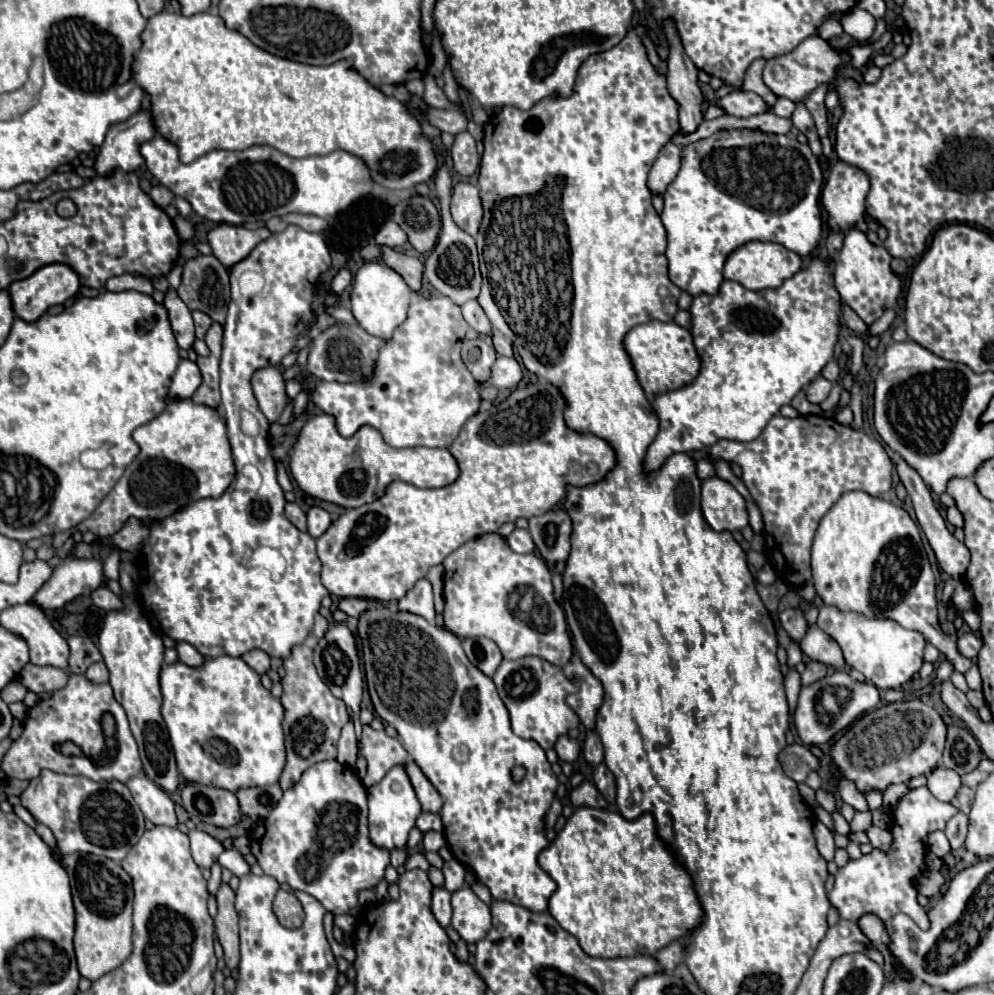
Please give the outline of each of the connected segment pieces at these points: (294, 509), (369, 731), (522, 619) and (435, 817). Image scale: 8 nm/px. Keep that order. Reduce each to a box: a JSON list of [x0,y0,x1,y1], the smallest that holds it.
[[286,503,306,531],[362,727,408,787],[444,533,572,667],[416,813,442,831]]

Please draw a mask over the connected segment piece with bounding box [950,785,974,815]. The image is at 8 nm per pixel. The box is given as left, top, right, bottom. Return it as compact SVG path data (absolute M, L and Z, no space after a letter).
M962 785L962 787L960 787L960 791L956 793L956 797L954 797L950 803L952 803L958 811L962 811L962 813L966 813L966 815L968 815L968 813L970 813L970 807L972 807L972 799L974 799L972 795L974 795L974 791L972 791L970 787Z

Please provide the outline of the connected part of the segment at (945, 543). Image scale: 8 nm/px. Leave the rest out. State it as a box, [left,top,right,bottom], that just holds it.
[896,459,970,579]

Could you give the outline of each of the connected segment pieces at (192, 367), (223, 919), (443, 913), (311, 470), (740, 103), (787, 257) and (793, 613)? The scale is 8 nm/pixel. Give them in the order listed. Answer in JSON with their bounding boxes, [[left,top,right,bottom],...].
[[170,359,202,399],[214,885,240,969],[432,887,452,929],[290,413,460,509],[710,91,768,117],[724,241,802,291],[780,609,808,643]]

